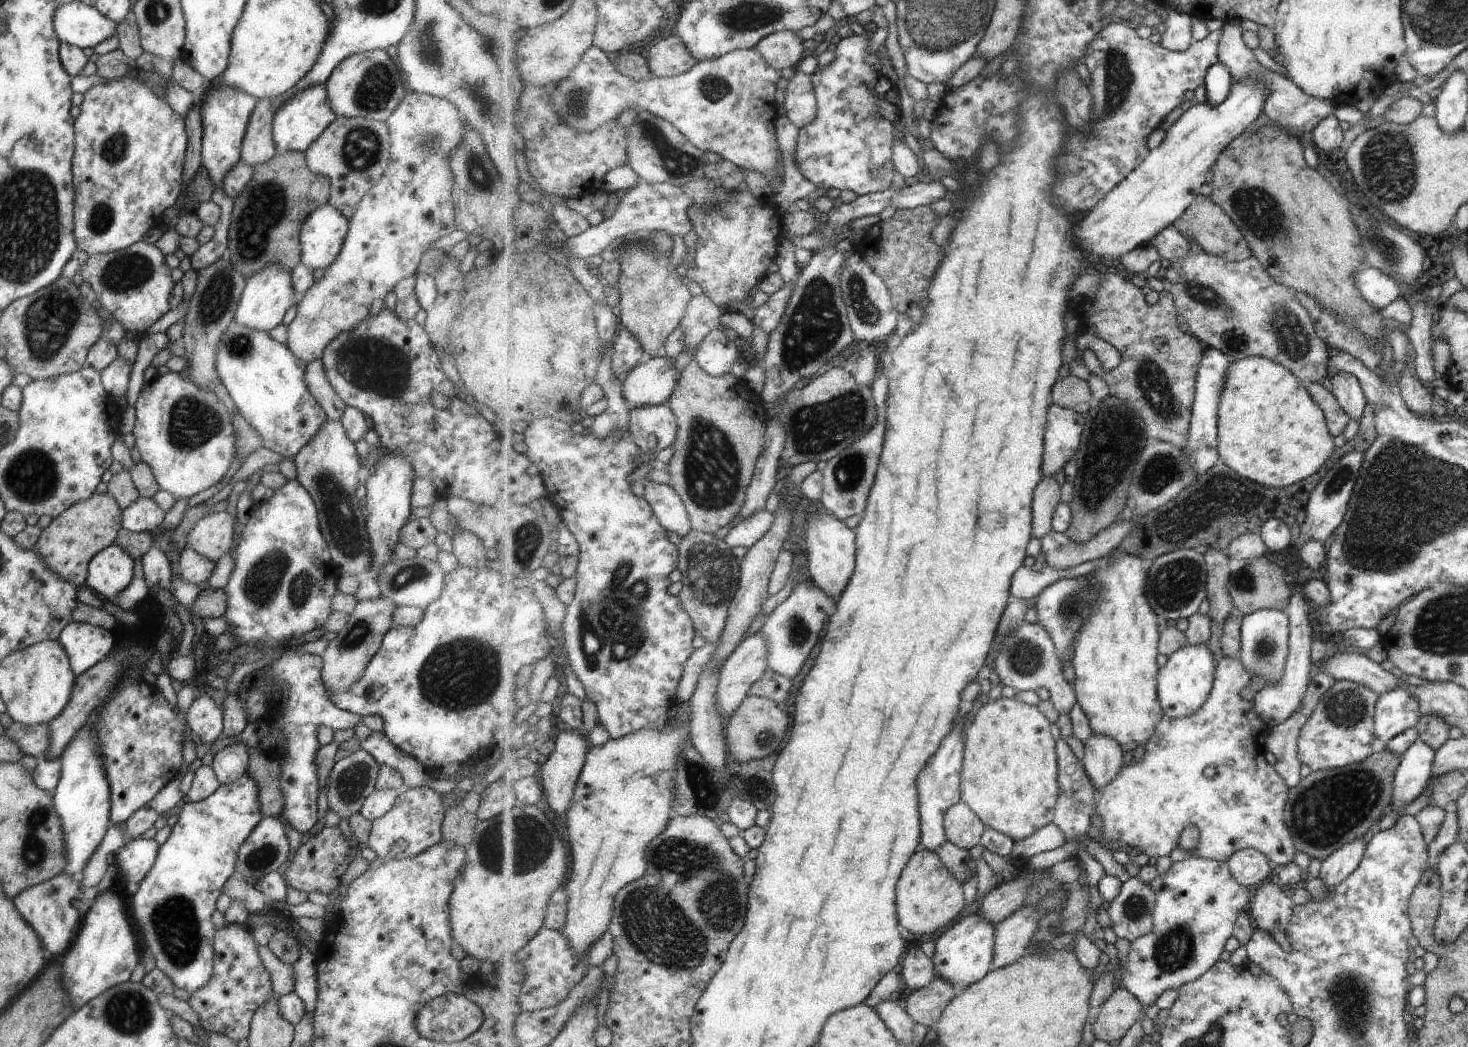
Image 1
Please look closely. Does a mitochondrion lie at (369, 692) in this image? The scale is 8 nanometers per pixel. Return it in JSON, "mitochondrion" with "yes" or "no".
{"mitochondrion":"no"}

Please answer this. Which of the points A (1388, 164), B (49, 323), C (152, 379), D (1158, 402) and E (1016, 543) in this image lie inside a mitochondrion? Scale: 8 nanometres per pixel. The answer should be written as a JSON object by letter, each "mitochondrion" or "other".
{"A":"mitochondrion","B":"mitochondrion","C":"other","D":"mitochondrion","E":"other"}

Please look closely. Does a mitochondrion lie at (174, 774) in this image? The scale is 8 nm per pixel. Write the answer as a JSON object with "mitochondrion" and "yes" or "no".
{"mitochondrion":"no"}

